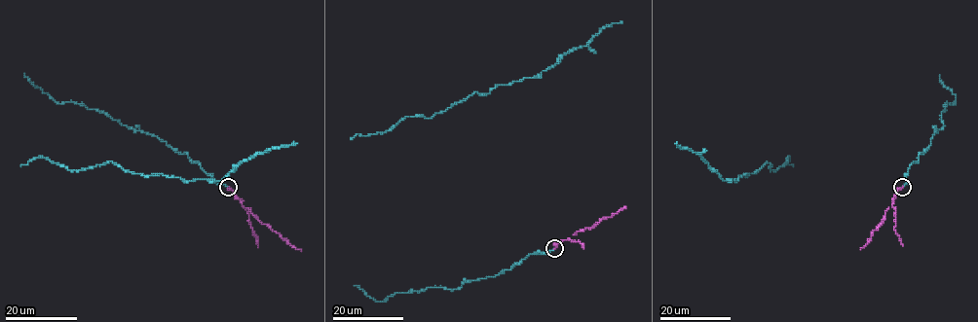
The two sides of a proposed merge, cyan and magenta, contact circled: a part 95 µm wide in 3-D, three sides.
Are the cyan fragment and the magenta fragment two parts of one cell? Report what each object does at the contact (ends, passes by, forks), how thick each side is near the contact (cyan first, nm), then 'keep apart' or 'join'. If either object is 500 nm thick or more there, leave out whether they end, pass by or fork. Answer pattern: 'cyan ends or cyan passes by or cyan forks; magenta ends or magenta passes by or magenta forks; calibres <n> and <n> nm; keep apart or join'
cyan ends; magenta ends; calibres 190 and 190 nm; join

